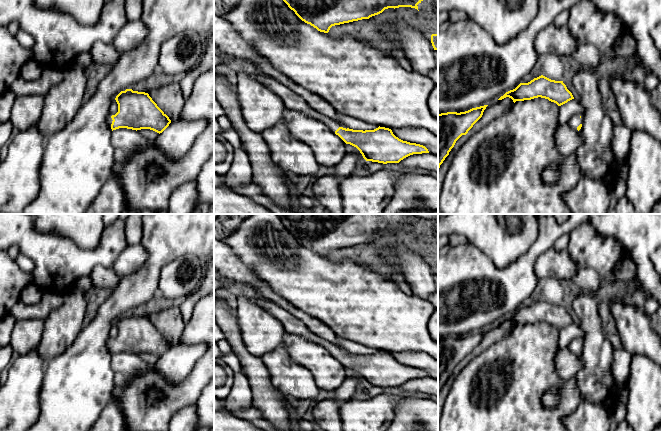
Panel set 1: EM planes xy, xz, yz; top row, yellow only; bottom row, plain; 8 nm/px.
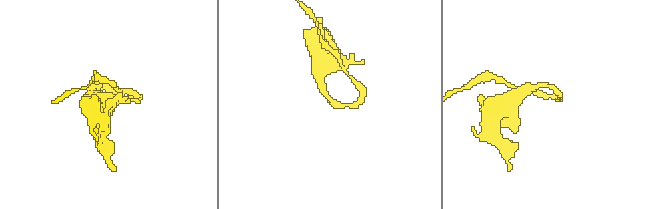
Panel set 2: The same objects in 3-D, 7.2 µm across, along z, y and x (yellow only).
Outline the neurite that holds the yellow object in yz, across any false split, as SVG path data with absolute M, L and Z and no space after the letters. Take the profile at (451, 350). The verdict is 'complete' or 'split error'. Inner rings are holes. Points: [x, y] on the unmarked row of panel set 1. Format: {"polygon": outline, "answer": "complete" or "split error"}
{"polygon": "M487 330L472 332L460 337L447 336L438 338L438 395L456 365L462 359L468 357L482 341Z", "answer": "complete"}

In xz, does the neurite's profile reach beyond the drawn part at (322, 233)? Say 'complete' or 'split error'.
complete

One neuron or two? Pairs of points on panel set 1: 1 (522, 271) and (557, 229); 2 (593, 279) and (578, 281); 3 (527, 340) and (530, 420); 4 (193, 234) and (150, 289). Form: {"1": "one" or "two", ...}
{"1": "one", "2": "one", "3": "one", "4": "one"}

